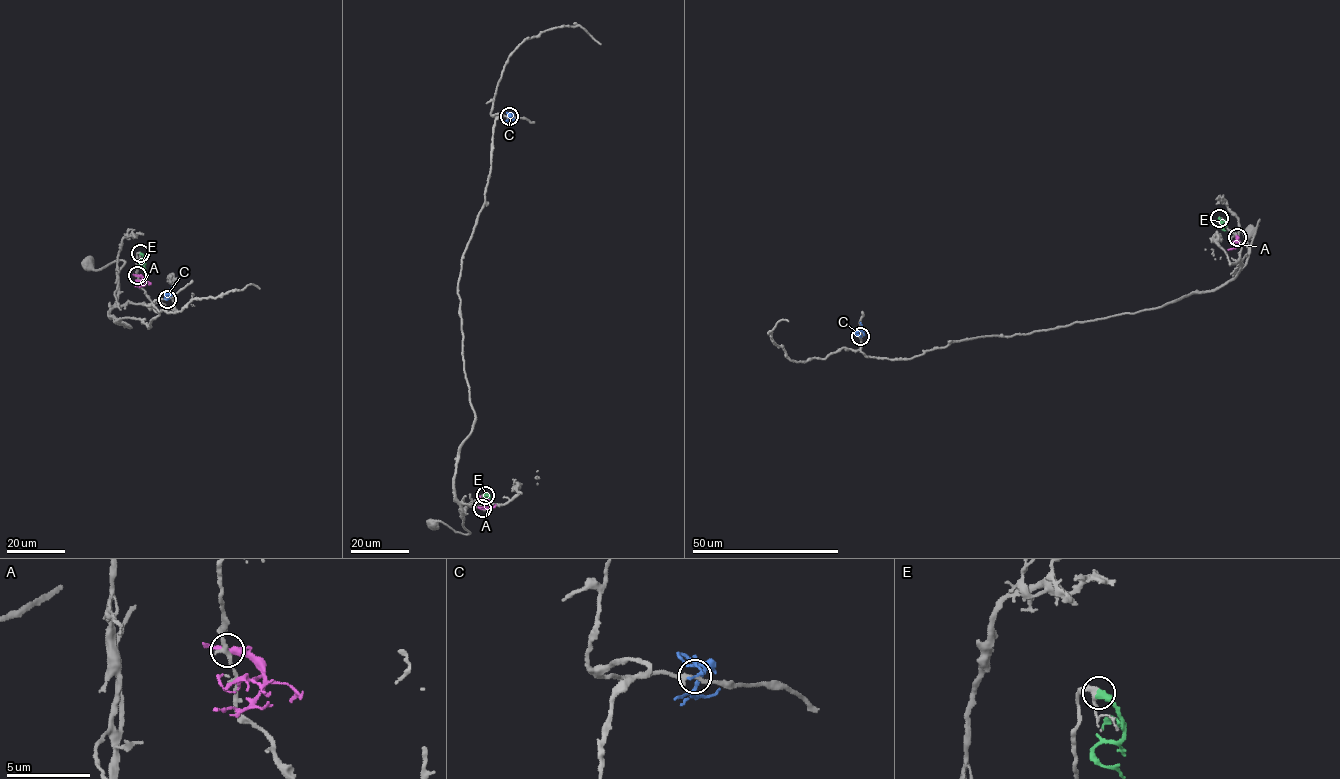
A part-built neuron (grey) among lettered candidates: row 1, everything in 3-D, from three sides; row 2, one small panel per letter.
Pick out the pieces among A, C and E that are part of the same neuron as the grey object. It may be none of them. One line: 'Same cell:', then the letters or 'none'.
Same cell: E

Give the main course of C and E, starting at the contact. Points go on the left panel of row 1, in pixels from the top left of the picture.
C: (168, 298), (165, 295), (172, 286)
E: (141, 253), (144, 261), (140, 264), (145, 268)

